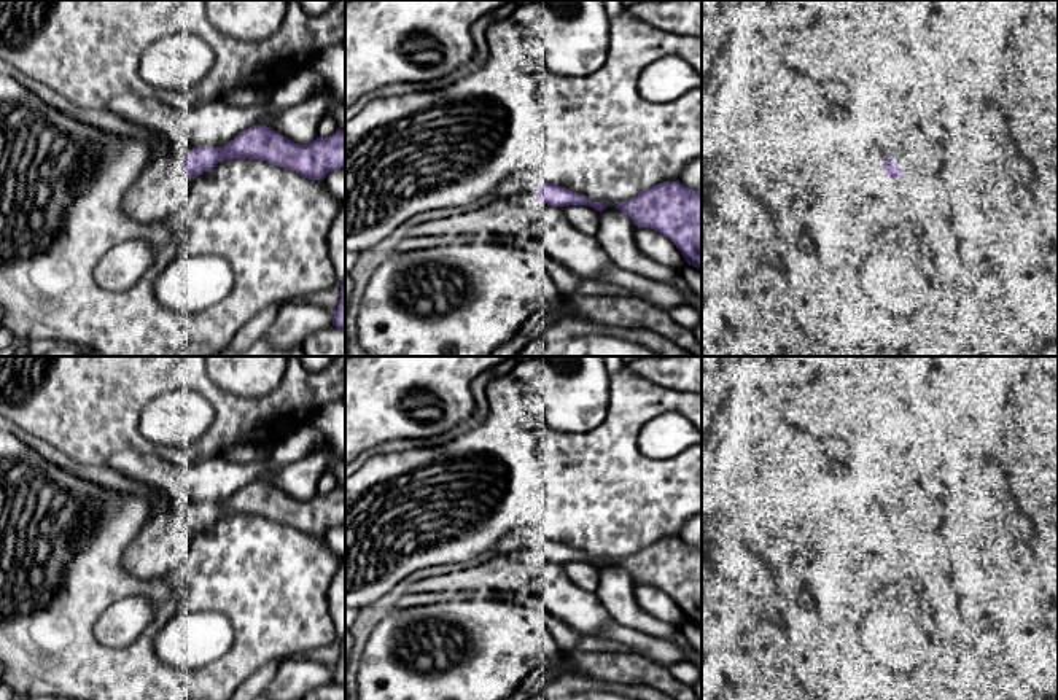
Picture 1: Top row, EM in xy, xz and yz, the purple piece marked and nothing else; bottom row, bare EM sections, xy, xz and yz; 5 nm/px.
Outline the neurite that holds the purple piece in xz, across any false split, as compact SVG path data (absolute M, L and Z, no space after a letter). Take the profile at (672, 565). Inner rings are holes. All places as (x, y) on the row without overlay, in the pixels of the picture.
M679 536L665 538L619 558L616 565L628 571L635 582L668 593L686 619L702 627L702 547Z

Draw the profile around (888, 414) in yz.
M877 388L865 398L869 426L893 455L904 455L918 436L918 418L897 391Z

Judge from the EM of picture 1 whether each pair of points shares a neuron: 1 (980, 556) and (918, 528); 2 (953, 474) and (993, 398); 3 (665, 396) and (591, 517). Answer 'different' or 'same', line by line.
1: different
2: same
3: same

